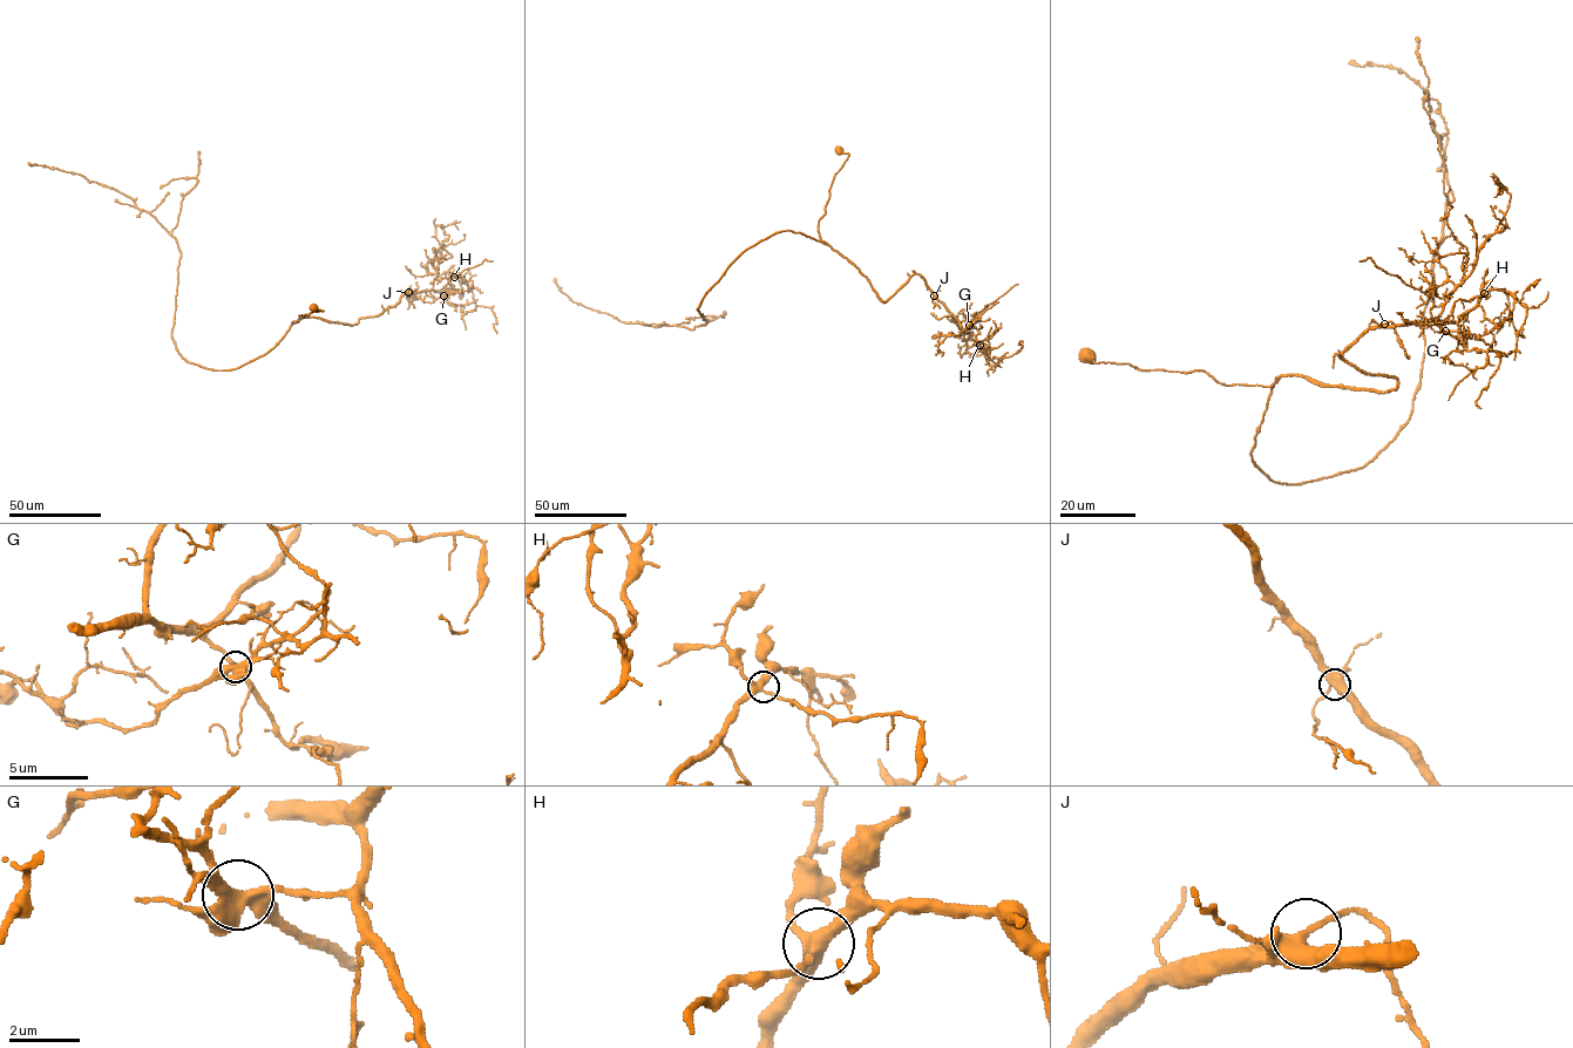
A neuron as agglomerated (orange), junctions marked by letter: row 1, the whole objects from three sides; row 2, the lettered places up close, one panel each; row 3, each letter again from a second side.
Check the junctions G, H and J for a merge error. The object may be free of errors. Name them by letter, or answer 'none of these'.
G

